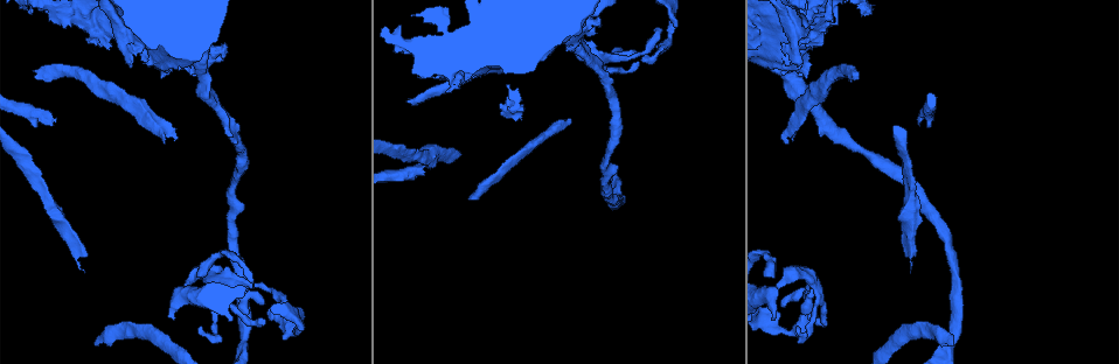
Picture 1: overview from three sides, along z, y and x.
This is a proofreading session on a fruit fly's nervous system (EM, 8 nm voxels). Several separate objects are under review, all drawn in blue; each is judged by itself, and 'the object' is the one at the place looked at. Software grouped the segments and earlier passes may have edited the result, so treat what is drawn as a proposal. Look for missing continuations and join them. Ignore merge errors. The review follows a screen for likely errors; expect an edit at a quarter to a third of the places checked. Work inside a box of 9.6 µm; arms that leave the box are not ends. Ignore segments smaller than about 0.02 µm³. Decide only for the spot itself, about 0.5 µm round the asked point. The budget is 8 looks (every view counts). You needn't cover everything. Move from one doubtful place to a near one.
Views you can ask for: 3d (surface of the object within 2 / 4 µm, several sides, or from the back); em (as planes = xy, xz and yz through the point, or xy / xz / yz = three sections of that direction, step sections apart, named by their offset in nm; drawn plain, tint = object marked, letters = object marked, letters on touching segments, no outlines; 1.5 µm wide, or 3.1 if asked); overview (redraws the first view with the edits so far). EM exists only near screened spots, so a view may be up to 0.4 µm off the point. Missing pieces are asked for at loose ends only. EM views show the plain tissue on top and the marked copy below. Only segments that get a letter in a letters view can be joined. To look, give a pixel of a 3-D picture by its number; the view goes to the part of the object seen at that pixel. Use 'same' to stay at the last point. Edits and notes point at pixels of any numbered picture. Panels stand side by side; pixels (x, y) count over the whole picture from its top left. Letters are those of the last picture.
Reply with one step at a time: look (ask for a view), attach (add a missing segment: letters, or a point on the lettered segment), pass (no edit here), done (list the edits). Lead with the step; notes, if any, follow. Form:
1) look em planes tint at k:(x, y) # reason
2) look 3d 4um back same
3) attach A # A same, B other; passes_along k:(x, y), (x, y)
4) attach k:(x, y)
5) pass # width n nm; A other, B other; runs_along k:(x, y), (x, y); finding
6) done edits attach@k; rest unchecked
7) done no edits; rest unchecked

look em yz step 8 tint at 1:(784, 305) # tapers out

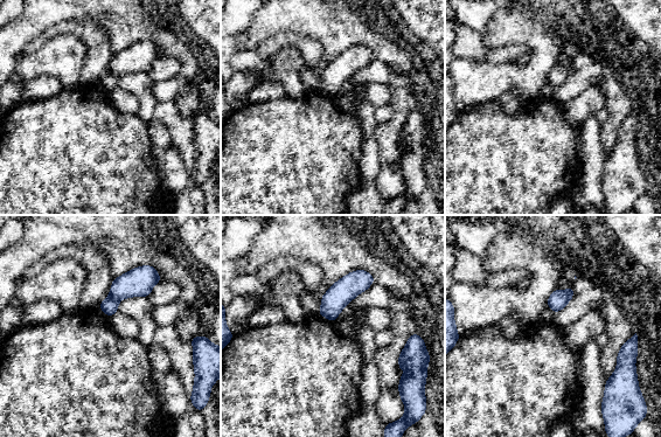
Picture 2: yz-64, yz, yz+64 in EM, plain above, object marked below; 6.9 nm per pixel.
look em planes letters same # cut it another way

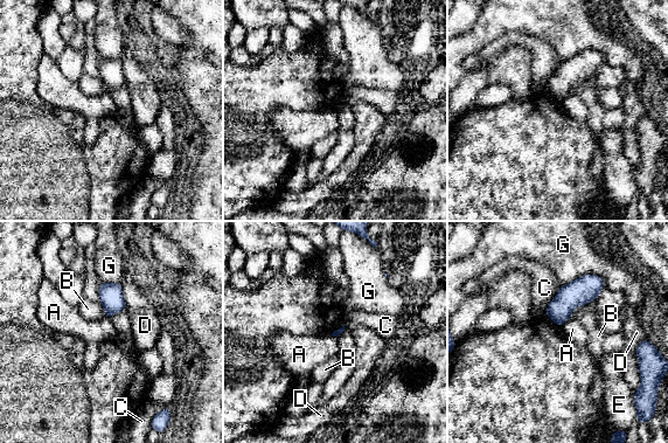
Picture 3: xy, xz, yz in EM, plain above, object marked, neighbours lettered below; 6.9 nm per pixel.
pass # A other, B other, C other, D other, E other, G other; border 3:(570, 317), (561, 326); no lettered segment goes on from it

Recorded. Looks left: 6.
look em planes letters at 1:(174, 320) # an open end

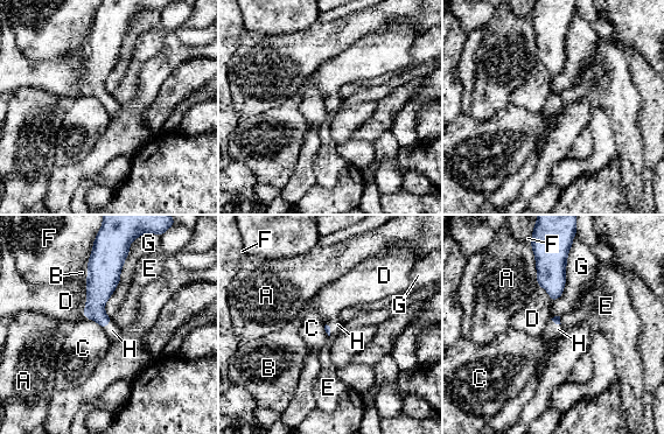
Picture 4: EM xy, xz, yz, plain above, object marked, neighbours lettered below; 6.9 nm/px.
attach H # A other, B other, C other, D other, E other, F other, G other, H same; passes_along 4:(99, 289), (106, 324), (112, 330); the cell continues

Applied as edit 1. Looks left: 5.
look 3d 4um at 1:(81, 268) # free end

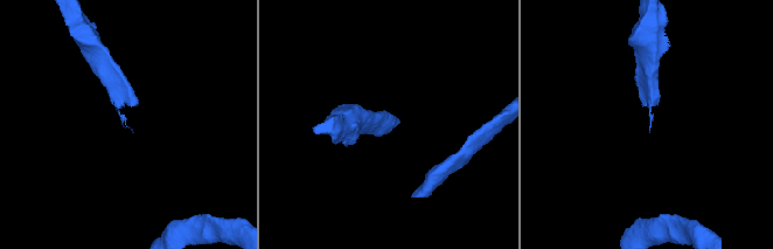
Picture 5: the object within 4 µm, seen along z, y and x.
look em planes letters at 5:(651, 122)

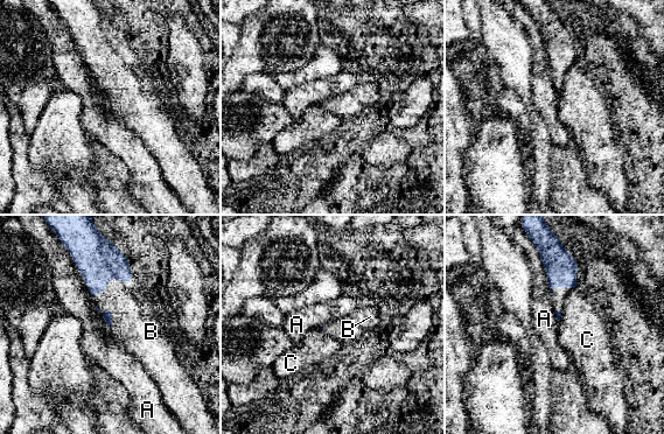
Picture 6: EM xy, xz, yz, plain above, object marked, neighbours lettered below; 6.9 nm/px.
pass # A other, B other, C other; border 6:(70, 256), (92, 299); none of them fits

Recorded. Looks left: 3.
look em planes letters at 1:(472, 197) # long arm stops here

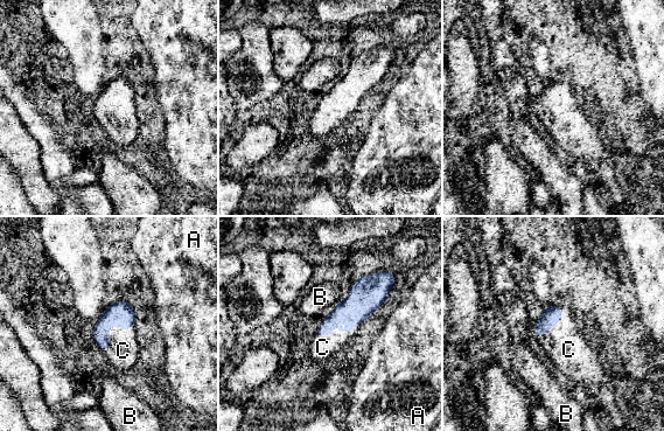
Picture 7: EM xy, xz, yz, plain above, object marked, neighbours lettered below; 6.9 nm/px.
attach C # A other, B other, C same; the cell continues

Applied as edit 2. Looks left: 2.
done edits attach@4, attach@7; rest unchecked

